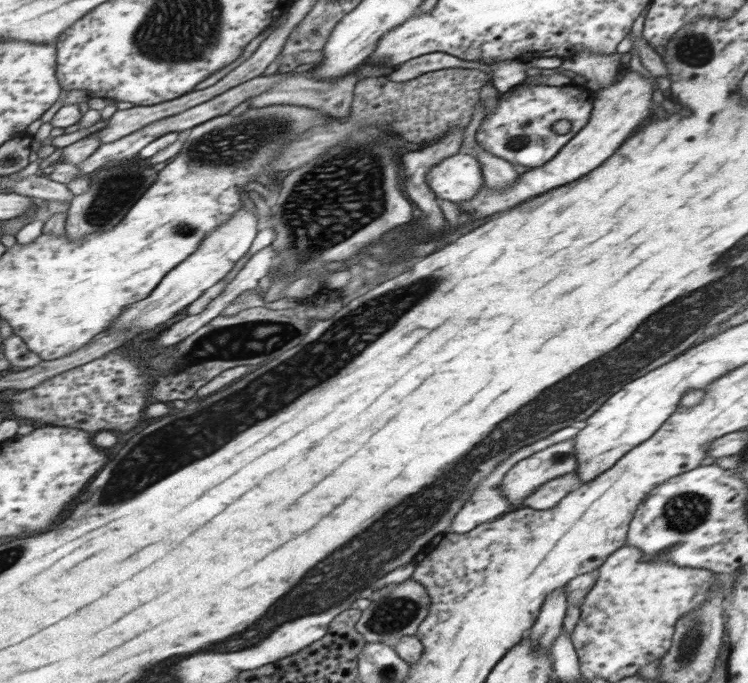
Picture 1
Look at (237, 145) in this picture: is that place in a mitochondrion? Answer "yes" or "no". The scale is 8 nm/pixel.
yes

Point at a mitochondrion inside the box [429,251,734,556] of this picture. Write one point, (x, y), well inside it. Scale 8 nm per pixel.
(682, 512)

